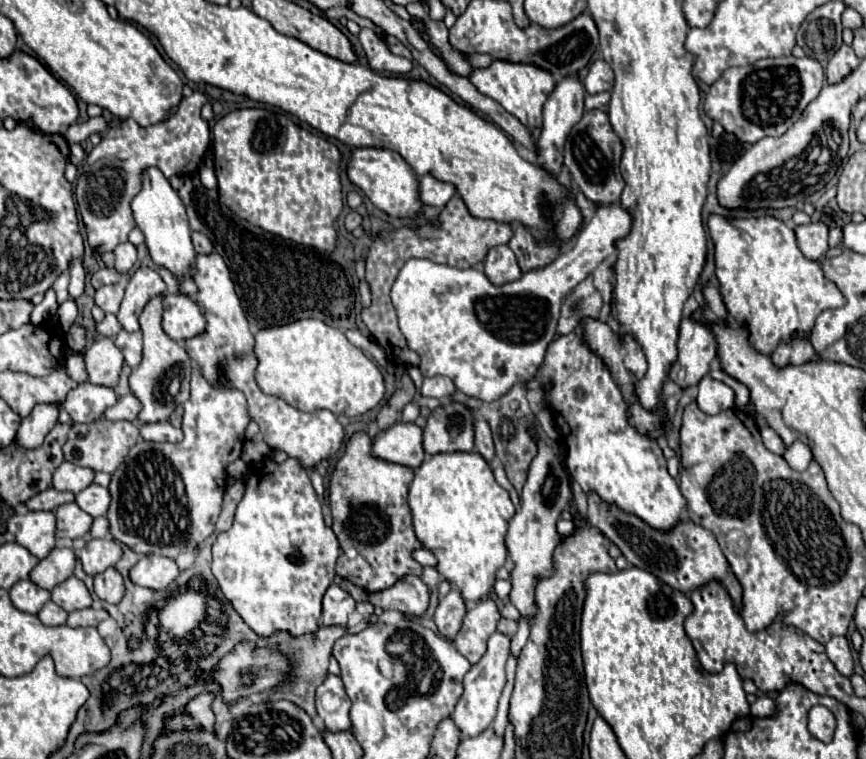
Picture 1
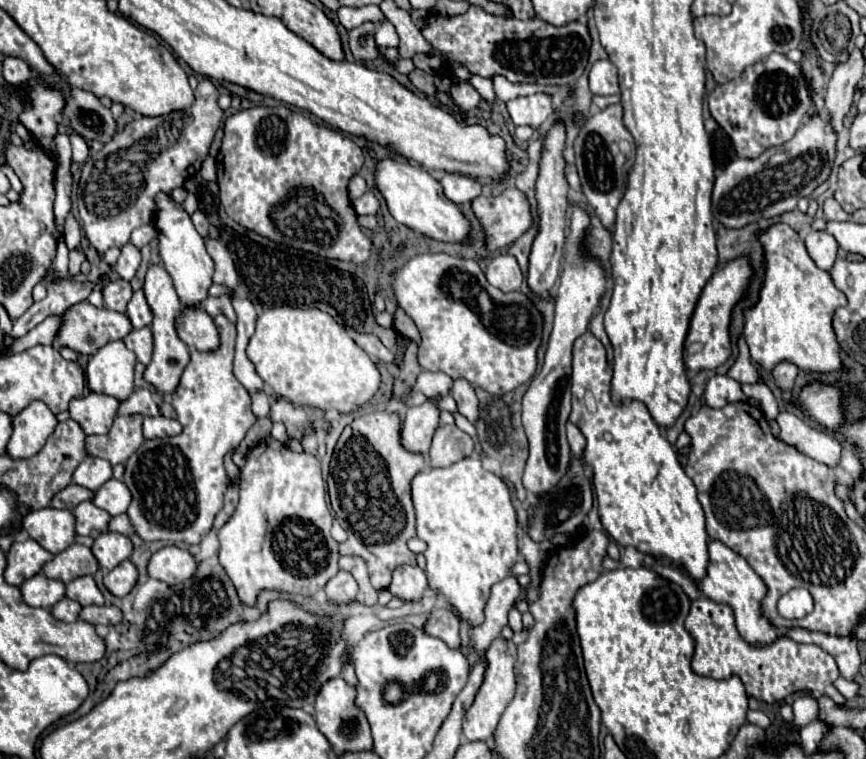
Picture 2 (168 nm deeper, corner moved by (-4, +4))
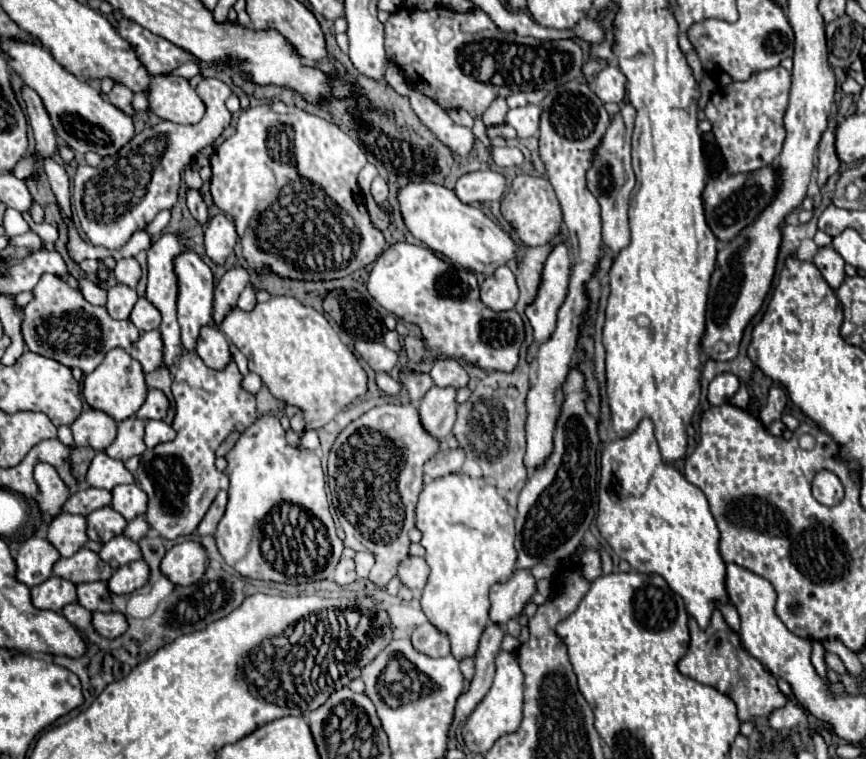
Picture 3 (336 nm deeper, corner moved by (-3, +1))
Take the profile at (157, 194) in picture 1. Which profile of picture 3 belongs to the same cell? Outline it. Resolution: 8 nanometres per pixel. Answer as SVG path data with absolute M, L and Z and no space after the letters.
M186 250L174 260L174 270L178 276L178 322L182 326L182 348L194 350L196 340L202 326L212 322L212 292L214 292L214 278L210 268L202 262L202 258L194 250Z

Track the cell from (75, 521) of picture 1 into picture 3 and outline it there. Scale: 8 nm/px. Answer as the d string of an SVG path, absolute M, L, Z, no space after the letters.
M104 506L88 516L88 538L104 544L114 536L122 534L126 526L128 522L122 514L118 514L112 506Z

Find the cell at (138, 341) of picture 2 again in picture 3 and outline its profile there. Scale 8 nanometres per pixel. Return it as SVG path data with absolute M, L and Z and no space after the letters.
M160 330L142 332L140 340L130 348L130 356L142 364L146 374L160 368L164 364L164 342Z

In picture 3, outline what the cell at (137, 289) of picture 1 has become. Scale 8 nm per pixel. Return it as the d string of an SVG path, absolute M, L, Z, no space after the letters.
M140 298L130 314L130 320L134 322L134 326L140 330L140 332L148 332L148 330L154 330L160 326L162 322L162 314L146 300L146 298Z

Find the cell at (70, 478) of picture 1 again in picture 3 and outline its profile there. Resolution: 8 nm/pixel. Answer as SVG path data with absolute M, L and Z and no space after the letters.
M96 452L86 474L86 482L94 488L112 490L118 484L134 484L136 476L124 466L124 462L110 458L106 452Z

